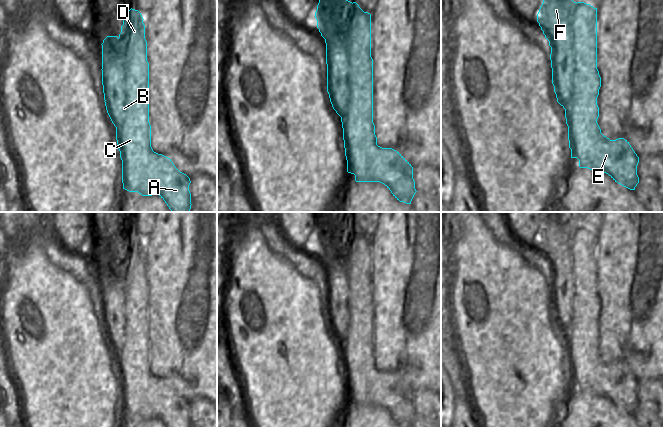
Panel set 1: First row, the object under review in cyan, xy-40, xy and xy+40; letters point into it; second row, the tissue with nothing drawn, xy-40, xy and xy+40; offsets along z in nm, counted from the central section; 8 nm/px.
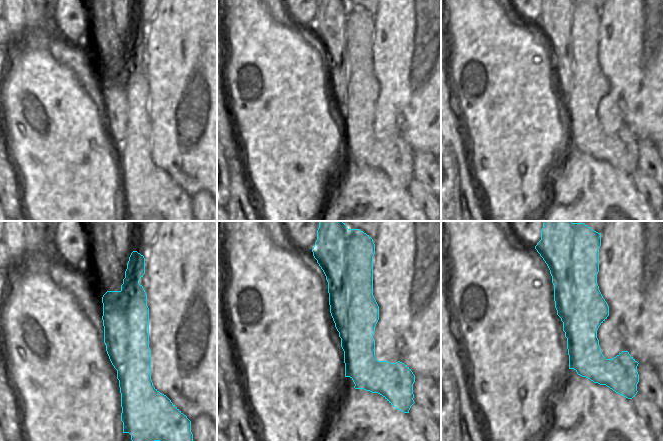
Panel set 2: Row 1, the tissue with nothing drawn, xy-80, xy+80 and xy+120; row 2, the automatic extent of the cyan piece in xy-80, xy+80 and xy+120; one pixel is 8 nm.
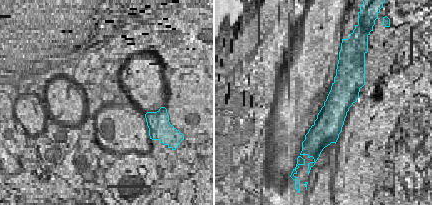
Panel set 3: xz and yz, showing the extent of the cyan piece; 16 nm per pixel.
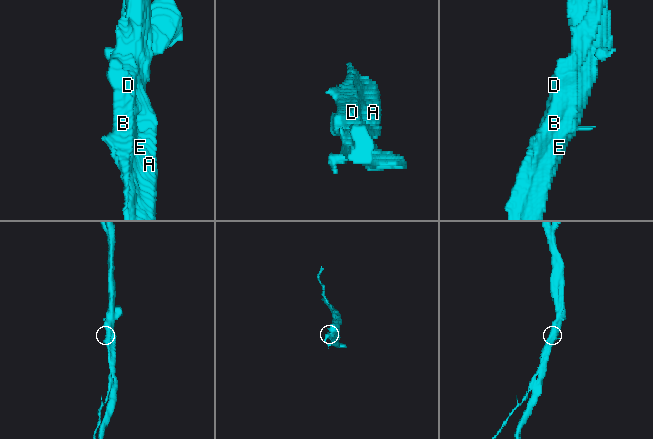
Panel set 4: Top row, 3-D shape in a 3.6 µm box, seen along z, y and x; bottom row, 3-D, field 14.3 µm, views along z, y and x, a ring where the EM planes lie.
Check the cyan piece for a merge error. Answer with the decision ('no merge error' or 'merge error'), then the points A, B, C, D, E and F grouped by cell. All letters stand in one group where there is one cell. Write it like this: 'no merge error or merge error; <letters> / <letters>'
merge error; A C D E / B F

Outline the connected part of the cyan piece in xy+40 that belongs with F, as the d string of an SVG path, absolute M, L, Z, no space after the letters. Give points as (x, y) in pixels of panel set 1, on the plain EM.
M544 212L543 227L537 238L537 246L551 271L552 308L557 326L561 330L573 323L573 313L578 309L573 305L573 300L579 298L578 294L575 294L575 271L571 251L571 239L575 228L576 226L571 223L571 217L567 212Z

